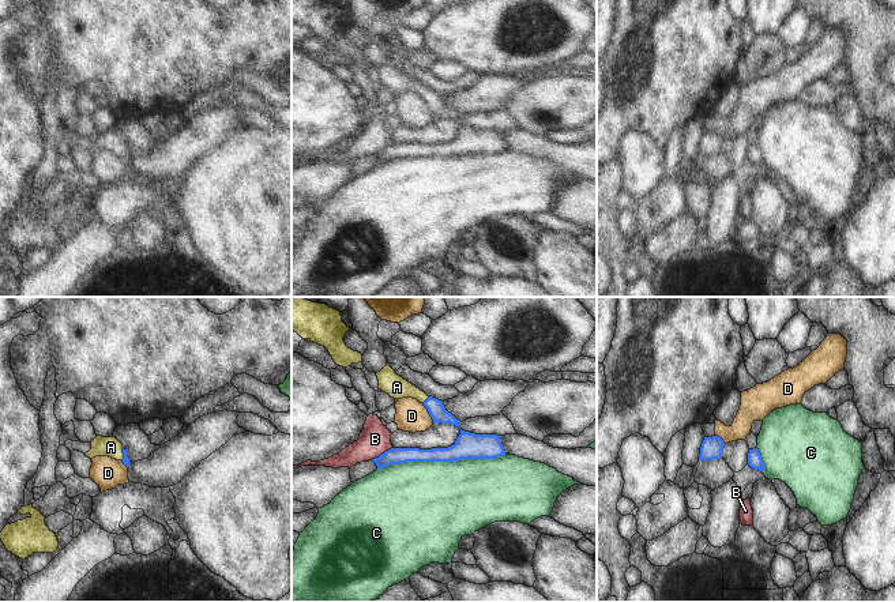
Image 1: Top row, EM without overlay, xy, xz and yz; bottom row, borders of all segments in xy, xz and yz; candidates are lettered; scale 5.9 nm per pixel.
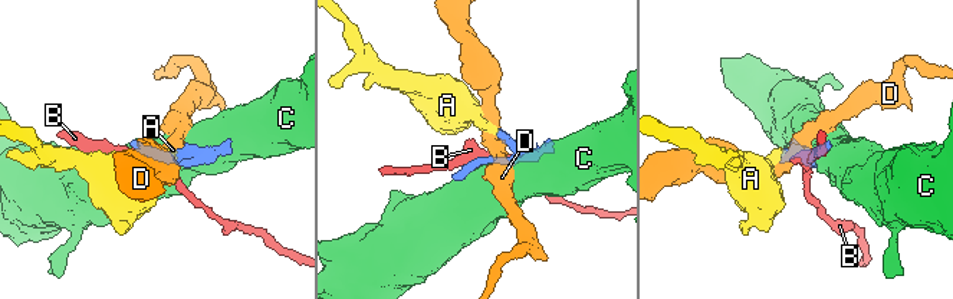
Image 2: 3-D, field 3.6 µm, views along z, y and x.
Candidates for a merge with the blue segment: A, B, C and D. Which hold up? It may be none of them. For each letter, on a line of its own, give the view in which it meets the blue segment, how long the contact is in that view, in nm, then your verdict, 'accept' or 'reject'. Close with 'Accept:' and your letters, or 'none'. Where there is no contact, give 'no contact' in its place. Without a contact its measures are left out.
A: meets blue in xz; contact 60 nm long; accept
B: meets blue in xz; contact 150 nm long; reject
C: meets blue in xz; contact 750 nm long; reject
D: meets blue in xz; contact 130 nm long; reject
Accept: A

